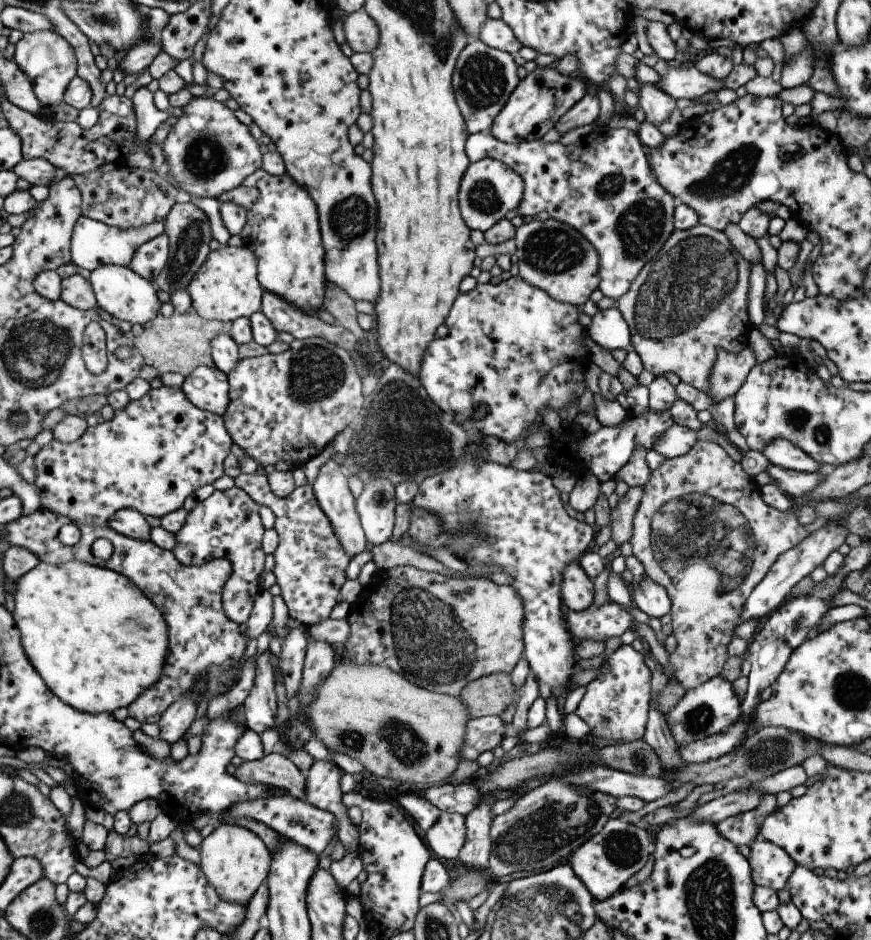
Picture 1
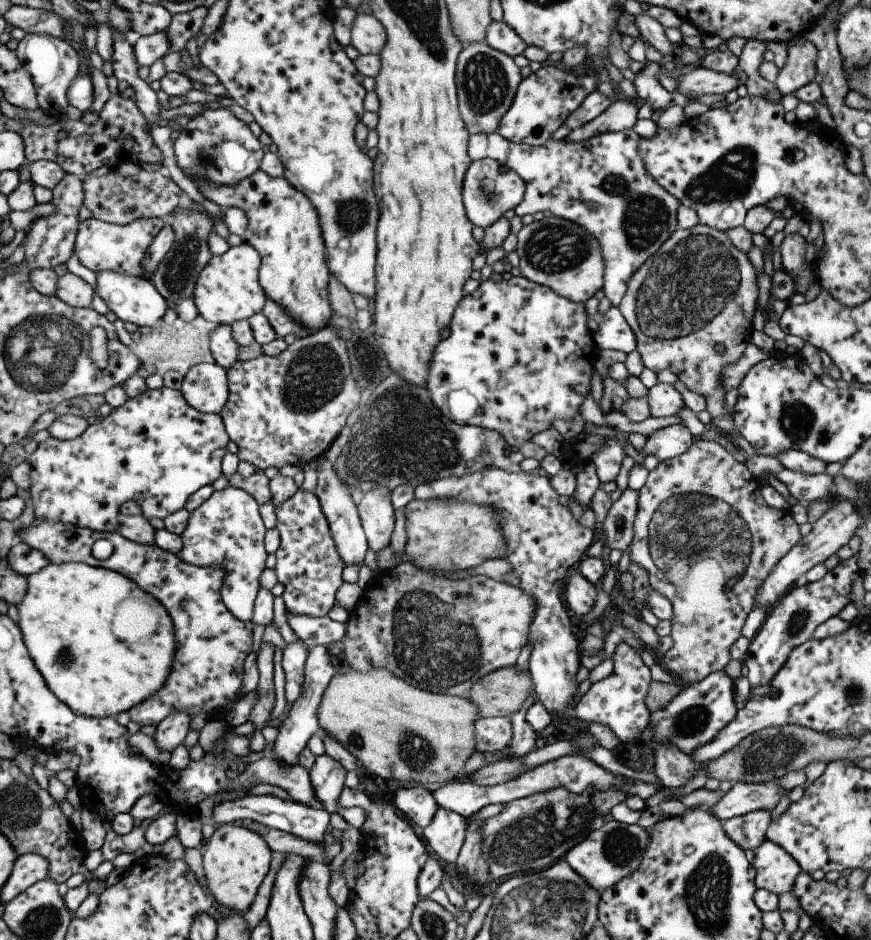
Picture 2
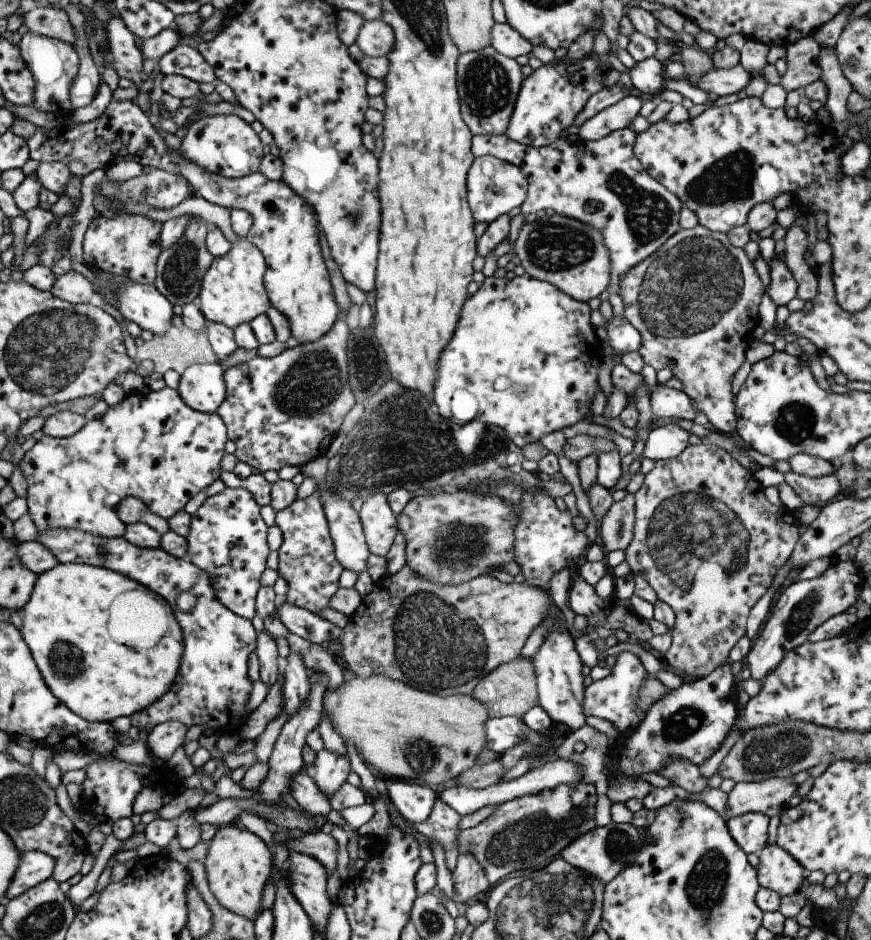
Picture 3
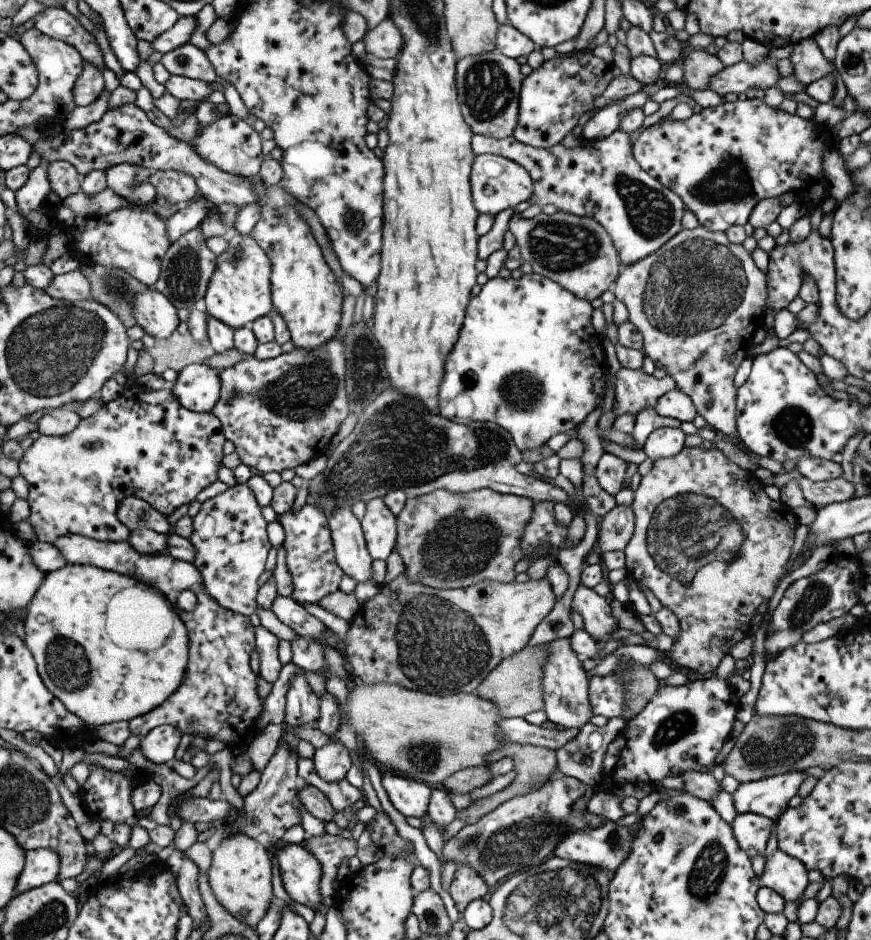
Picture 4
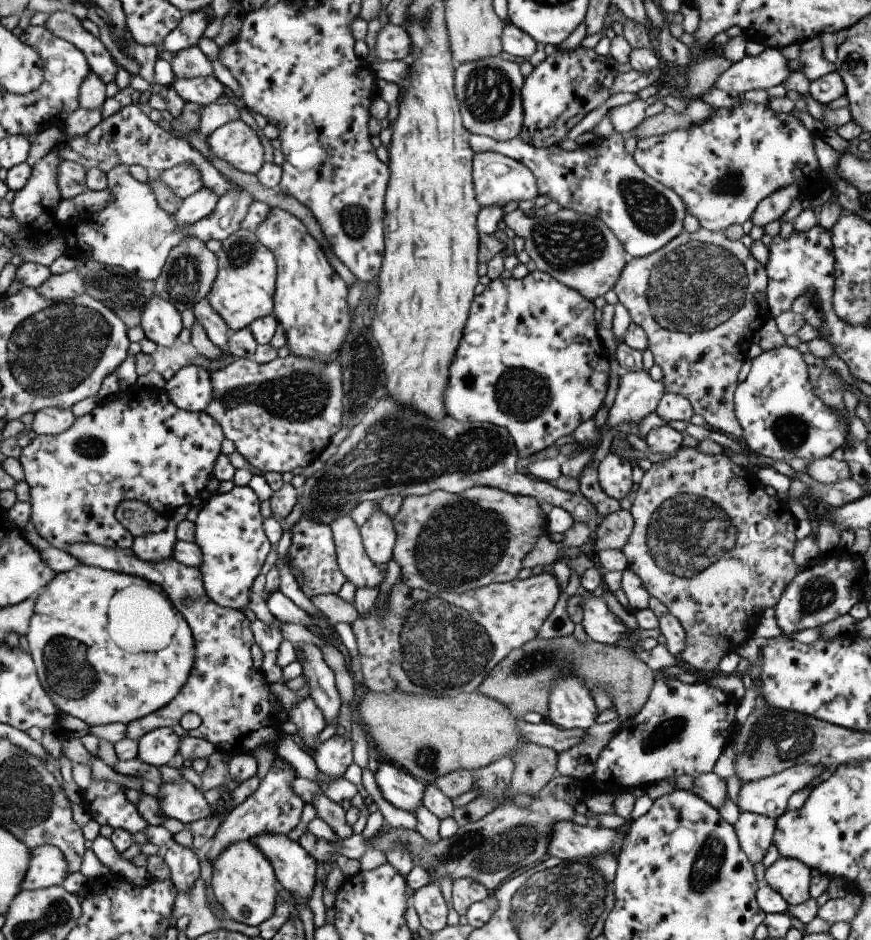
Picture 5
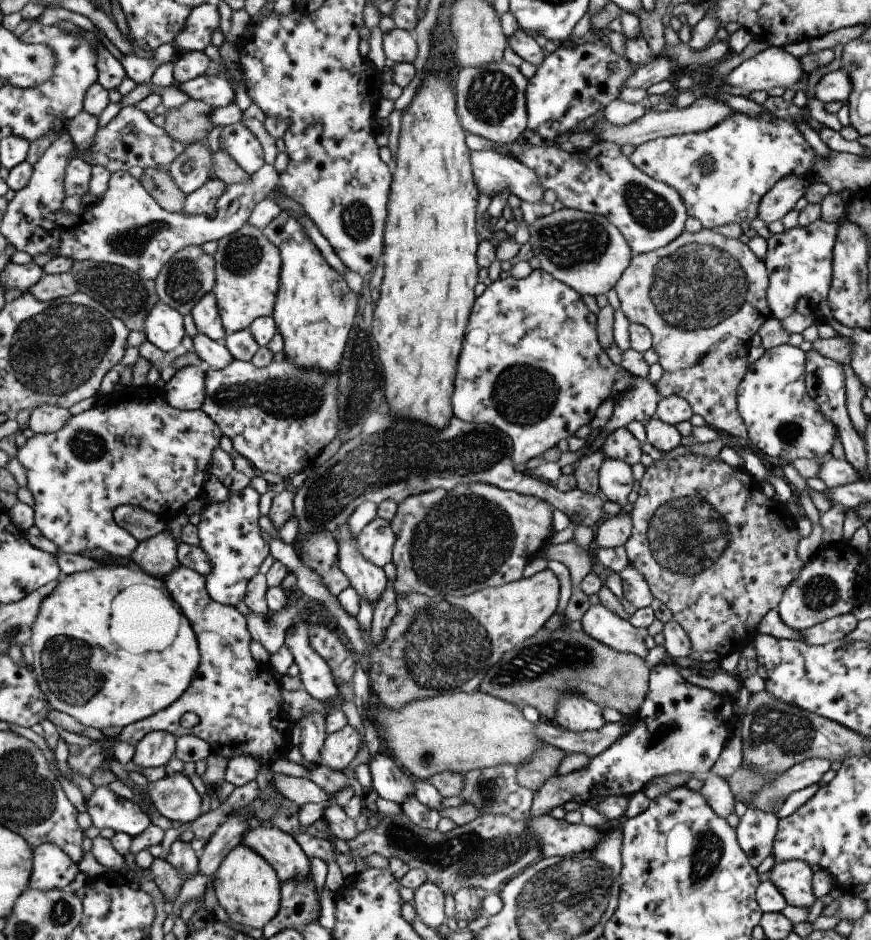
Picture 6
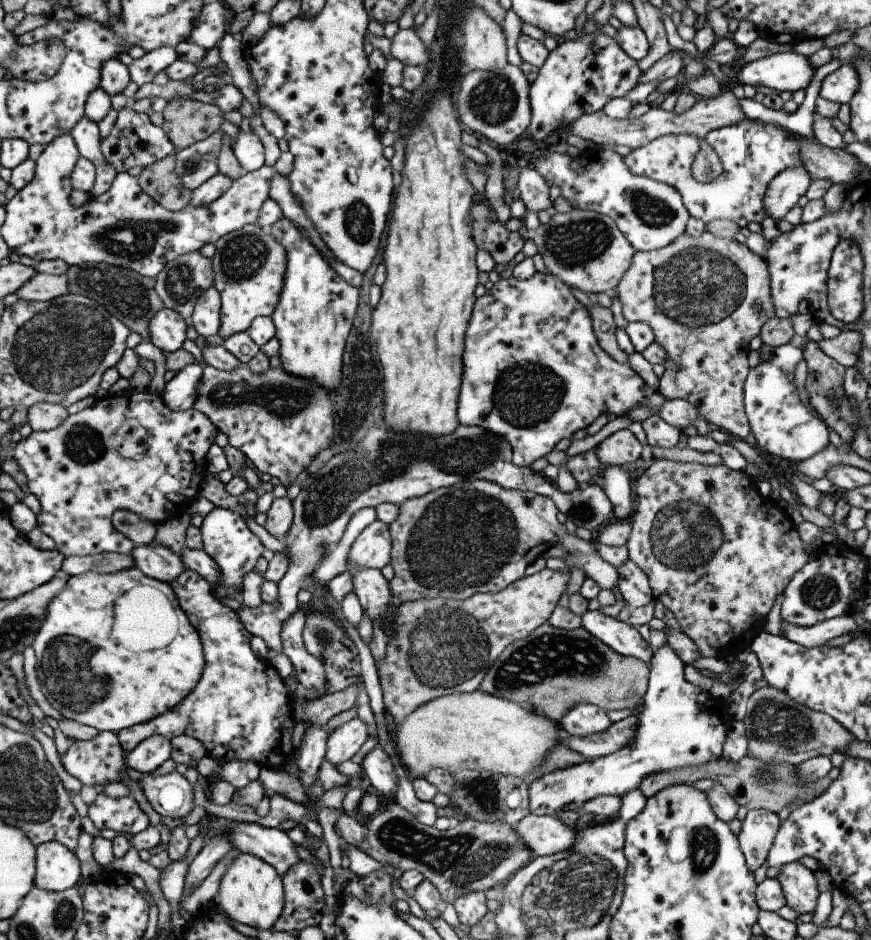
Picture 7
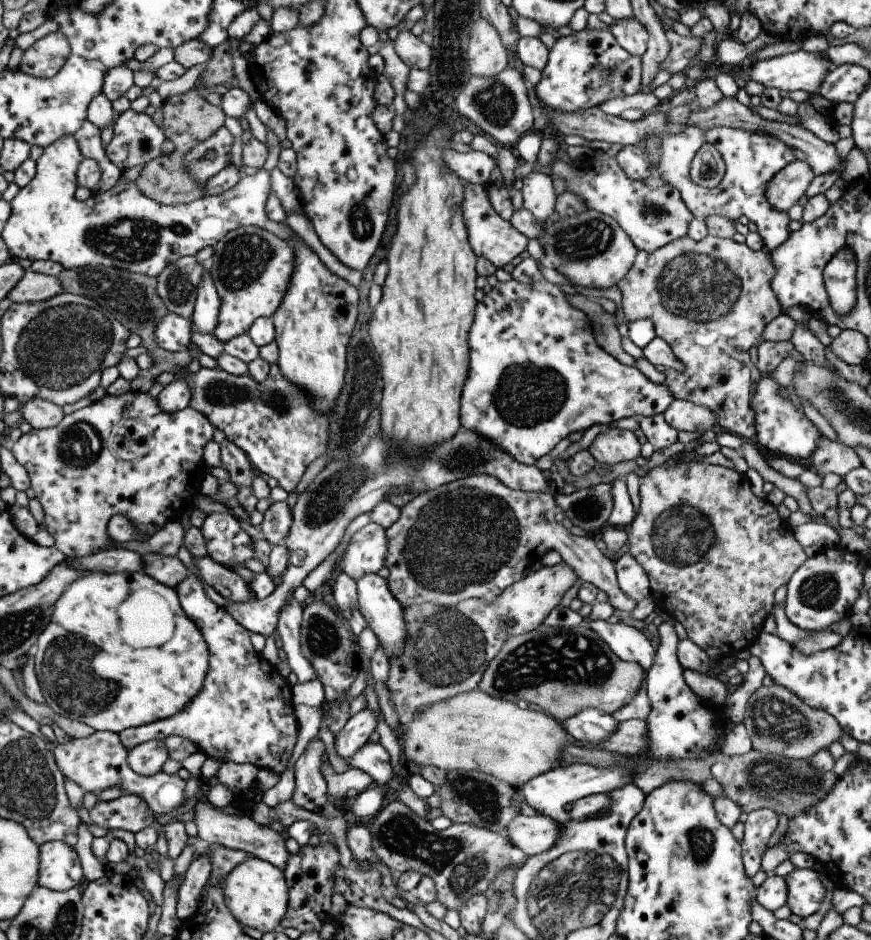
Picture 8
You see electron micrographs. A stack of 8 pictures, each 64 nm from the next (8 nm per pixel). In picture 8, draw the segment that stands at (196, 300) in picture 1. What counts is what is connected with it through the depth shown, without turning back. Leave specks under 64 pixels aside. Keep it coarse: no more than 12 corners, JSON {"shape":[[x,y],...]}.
{"shape":[[257,226],[230,231],[209,272],[226,344],[282,306],[294,248]]}

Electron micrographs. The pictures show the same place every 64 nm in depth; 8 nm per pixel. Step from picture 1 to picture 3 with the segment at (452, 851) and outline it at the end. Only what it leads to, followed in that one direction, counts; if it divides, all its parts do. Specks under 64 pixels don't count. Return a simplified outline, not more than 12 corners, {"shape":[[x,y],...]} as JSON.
{"shape":[[436,798],[428,820],[414,824],[440,844],[447,868],[458,860],[461,814]]}

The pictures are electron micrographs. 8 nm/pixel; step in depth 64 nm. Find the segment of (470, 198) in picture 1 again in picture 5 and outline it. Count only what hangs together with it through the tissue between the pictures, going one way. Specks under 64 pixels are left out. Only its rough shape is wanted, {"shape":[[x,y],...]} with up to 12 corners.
{"shape":[[476,152],[480,206],[534,201],[537,180],[524,164]]}

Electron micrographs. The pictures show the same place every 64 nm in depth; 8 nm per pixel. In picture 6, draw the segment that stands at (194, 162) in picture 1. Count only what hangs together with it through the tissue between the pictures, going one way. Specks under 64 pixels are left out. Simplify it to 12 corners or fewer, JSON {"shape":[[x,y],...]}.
{"shape":[[242,123],[225,126],[219,148],[248,174],[264,166],[258,138]]}

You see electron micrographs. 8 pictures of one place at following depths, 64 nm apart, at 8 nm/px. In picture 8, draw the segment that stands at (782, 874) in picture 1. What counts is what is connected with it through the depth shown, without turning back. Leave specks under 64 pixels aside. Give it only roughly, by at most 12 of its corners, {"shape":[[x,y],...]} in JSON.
{"shape":[[796,867],[783,878],[788,908],[804,918],[827,890],[817,870]]}

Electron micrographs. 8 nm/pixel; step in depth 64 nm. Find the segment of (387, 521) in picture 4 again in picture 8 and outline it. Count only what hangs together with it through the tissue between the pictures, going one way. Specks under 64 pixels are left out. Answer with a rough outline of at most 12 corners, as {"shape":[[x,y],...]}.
{"shape":[[370,521],[340,562],[352,580],[384,568],[386,529]]}

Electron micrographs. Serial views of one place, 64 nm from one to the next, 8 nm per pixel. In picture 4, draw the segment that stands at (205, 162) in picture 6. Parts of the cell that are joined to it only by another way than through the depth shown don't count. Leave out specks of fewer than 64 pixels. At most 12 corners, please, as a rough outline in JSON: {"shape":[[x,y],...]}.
{"shape":[[178,170],[156,171],[157,202],[180,205],[198,194],[196,180]]}

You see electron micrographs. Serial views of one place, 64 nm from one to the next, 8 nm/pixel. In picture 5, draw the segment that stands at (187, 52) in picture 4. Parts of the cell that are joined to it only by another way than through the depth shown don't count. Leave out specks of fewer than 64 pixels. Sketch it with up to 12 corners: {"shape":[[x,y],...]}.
{"shape":[[198,46],[175,52],[170,66],[180,80],[206,77],[212,62]]}

